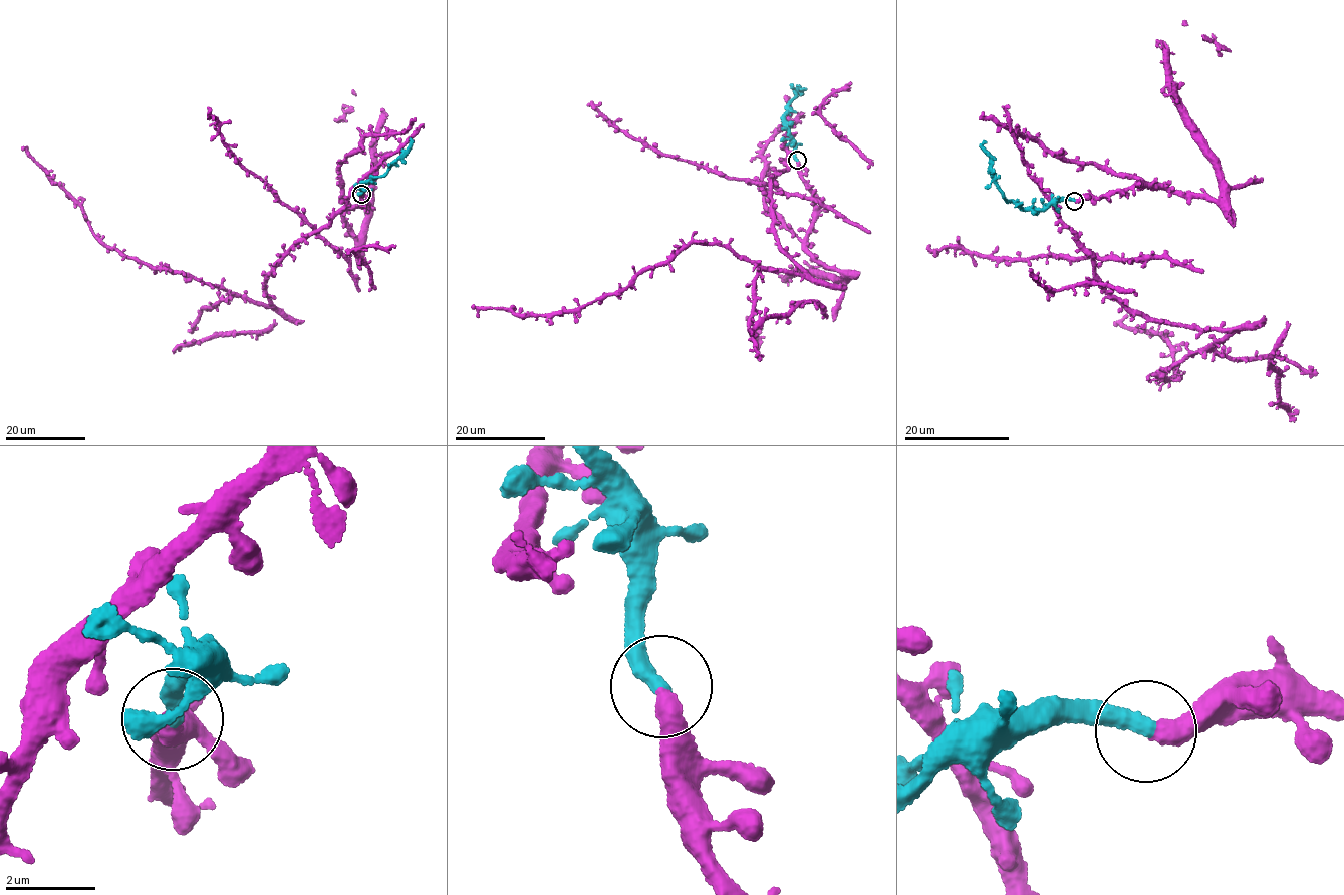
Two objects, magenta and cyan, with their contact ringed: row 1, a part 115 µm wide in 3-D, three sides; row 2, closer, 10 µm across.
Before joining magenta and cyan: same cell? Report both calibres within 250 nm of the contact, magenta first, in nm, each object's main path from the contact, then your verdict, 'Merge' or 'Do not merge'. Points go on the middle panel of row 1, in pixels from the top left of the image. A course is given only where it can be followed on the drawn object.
Thickness 440 nm (magenta) against 400 nm. Course of magenta: (797, 160), (802, 239), (764, 201), (793, 120), (770, 195), (804, 276), (698, 241), (573, 310), (478, 316). Course of cyan: (797, 160), (784, 118), (794, 91), (800, 90), (798, 87), (795, 91). Merge

